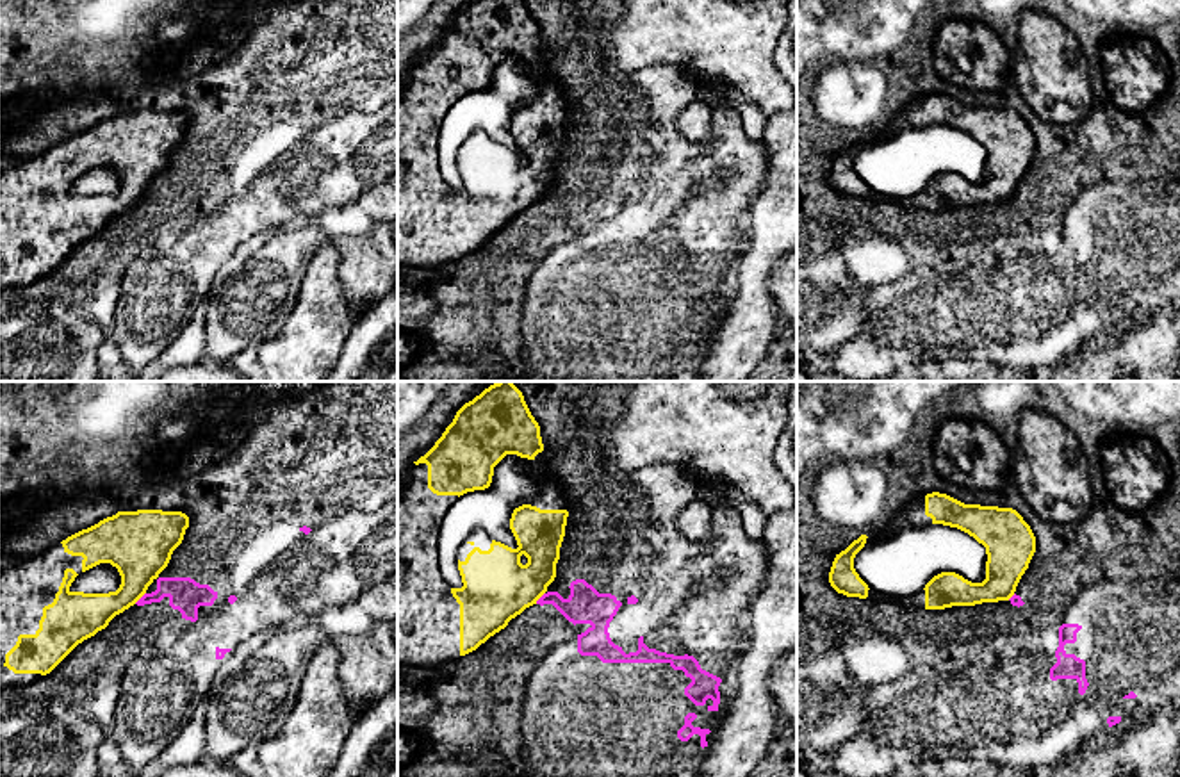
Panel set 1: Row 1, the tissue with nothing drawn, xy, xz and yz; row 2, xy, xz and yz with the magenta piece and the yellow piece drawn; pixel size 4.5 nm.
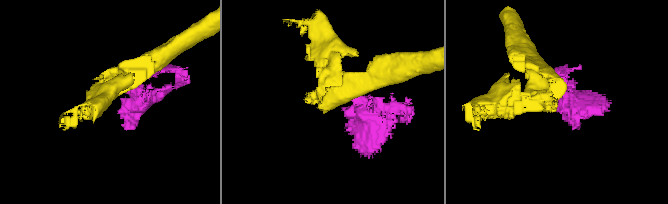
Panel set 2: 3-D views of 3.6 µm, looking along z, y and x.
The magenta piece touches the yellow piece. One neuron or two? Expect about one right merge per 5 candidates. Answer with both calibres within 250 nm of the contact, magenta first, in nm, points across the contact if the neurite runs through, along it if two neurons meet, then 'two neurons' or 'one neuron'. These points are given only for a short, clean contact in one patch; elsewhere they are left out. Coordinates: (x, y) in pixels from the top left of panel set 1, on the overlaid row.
150/300 nm | along xy (145, 592), (134, 603) | two neurons

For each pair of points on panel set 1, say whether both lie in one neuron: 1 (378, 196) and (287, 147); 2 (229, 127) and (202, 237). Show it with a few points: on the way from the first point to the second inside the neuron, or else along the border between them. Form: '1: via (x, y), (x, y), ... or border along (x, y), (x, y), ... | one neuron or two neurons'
1: border along (378, 182), (369, 186), (355, 202) | two neurons
2: via (236, 154), (230, 163), (230, 207), (227, 211) | one neuron

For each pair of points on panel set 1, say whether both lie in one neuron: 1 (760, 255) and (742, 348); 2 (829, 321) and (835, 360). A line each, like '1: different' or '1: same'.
1: same
2: different

